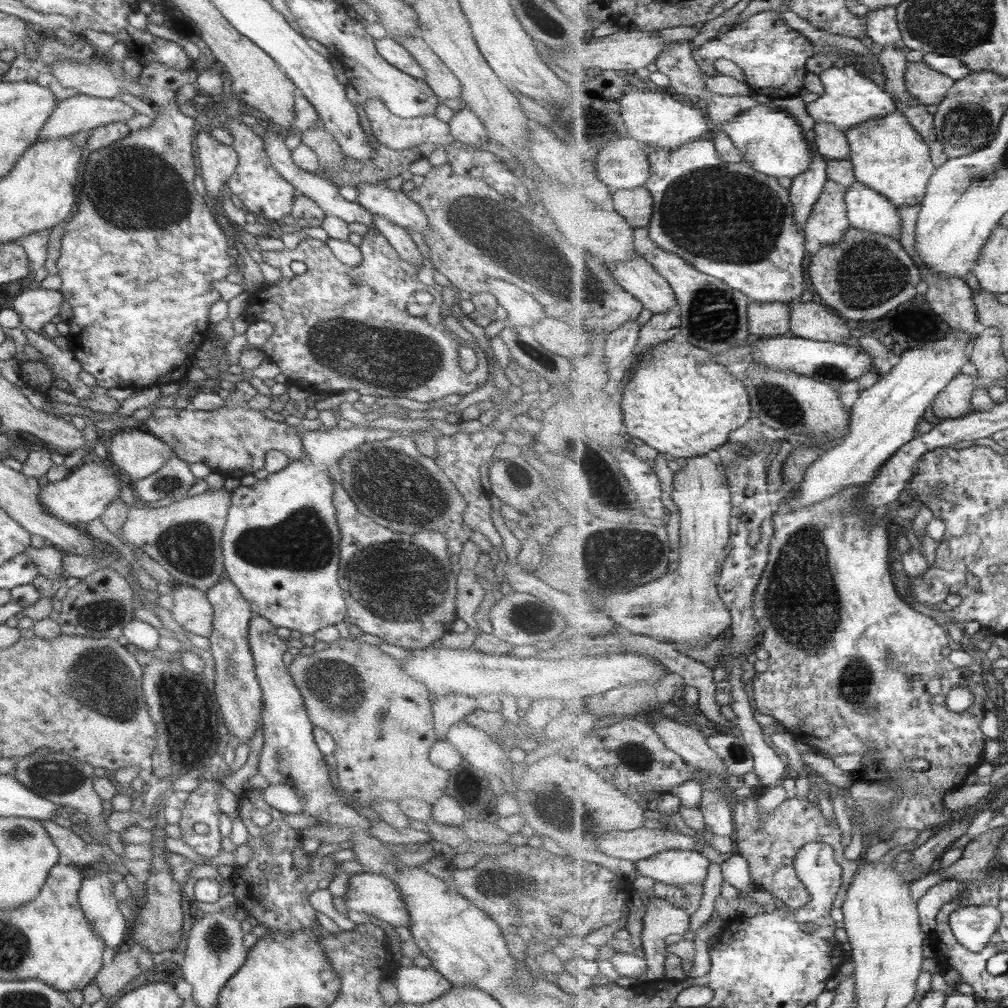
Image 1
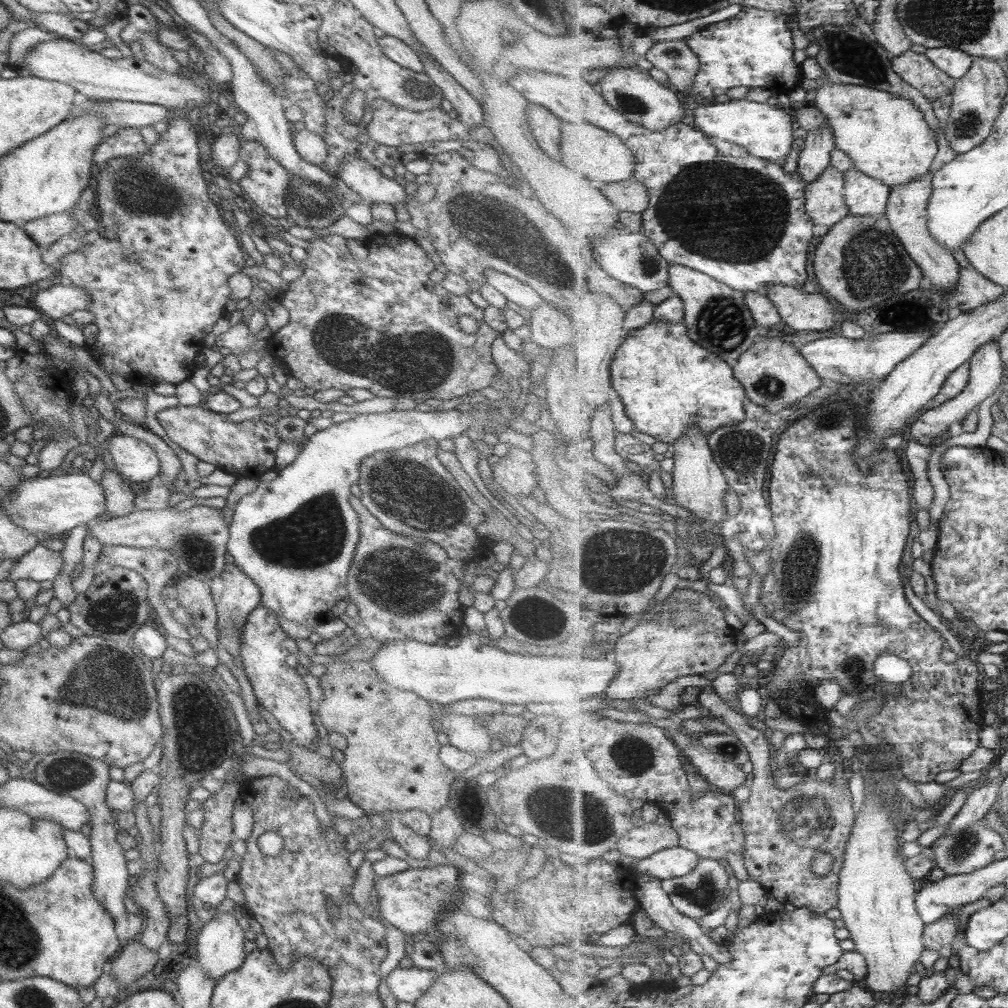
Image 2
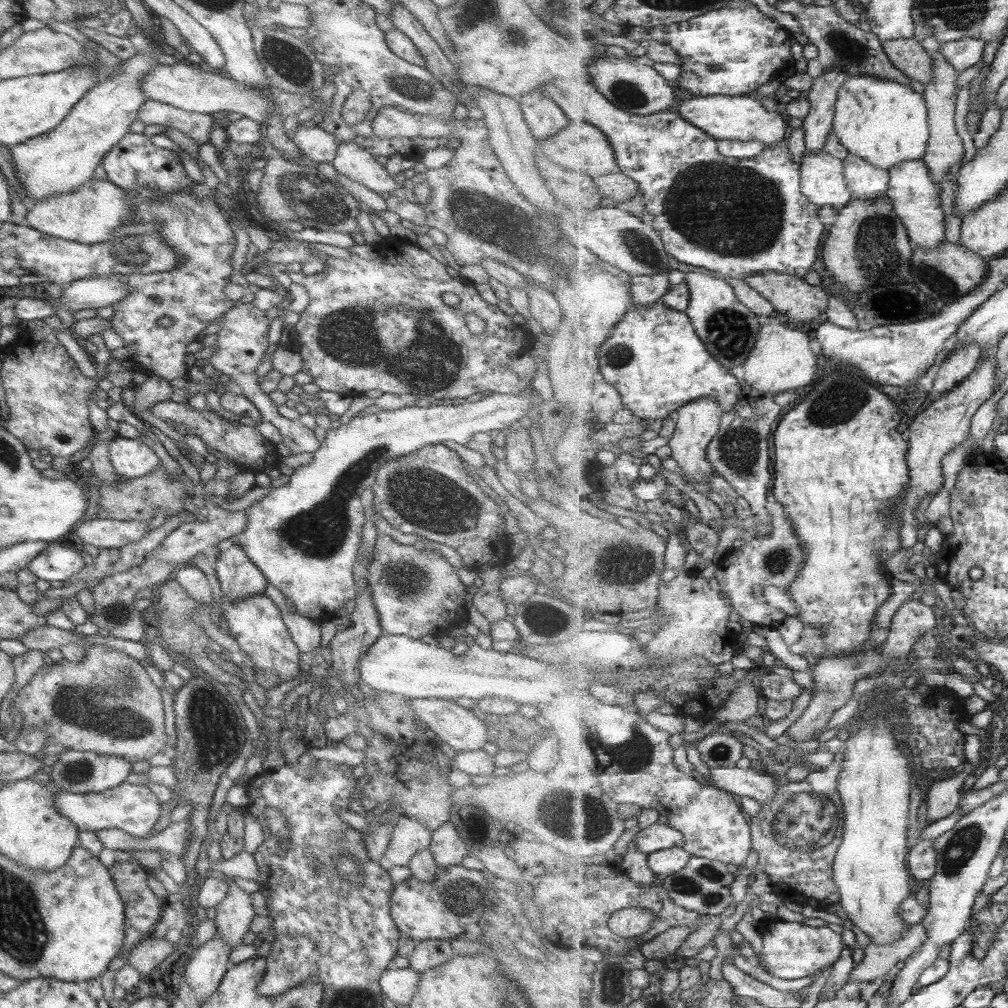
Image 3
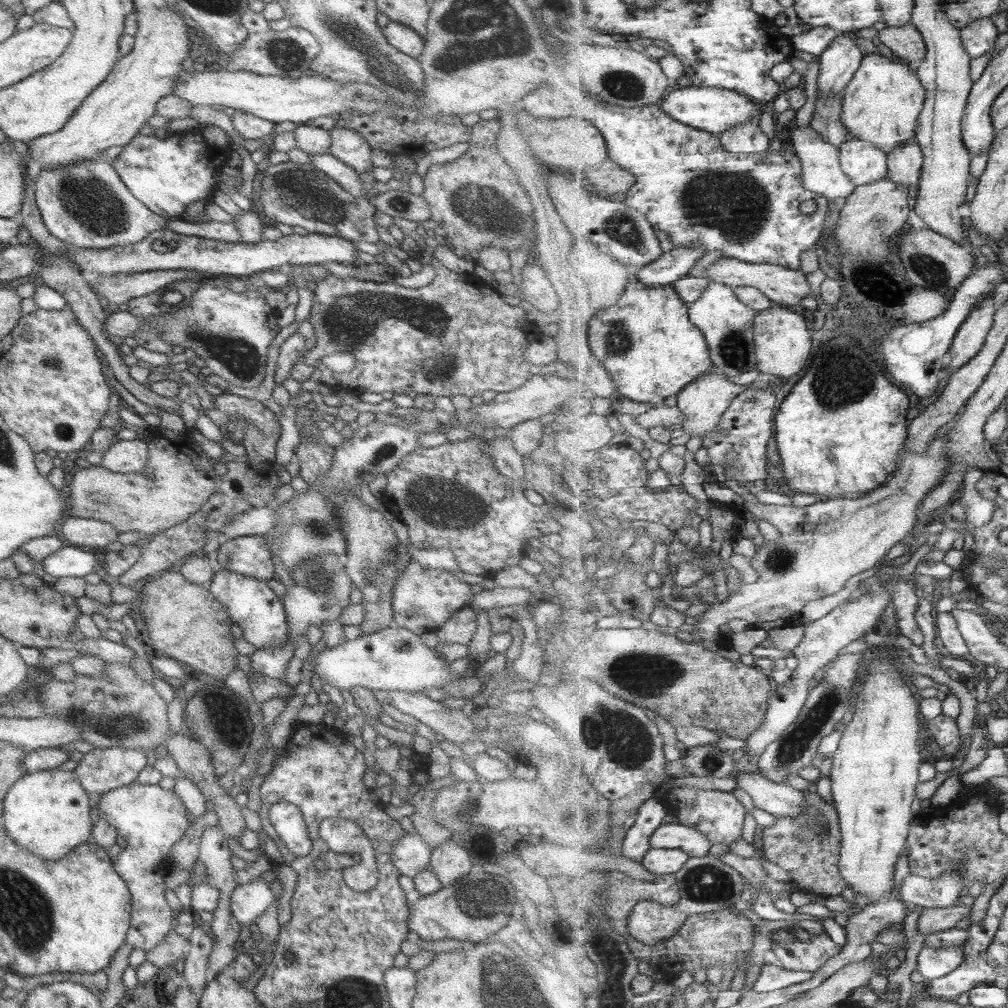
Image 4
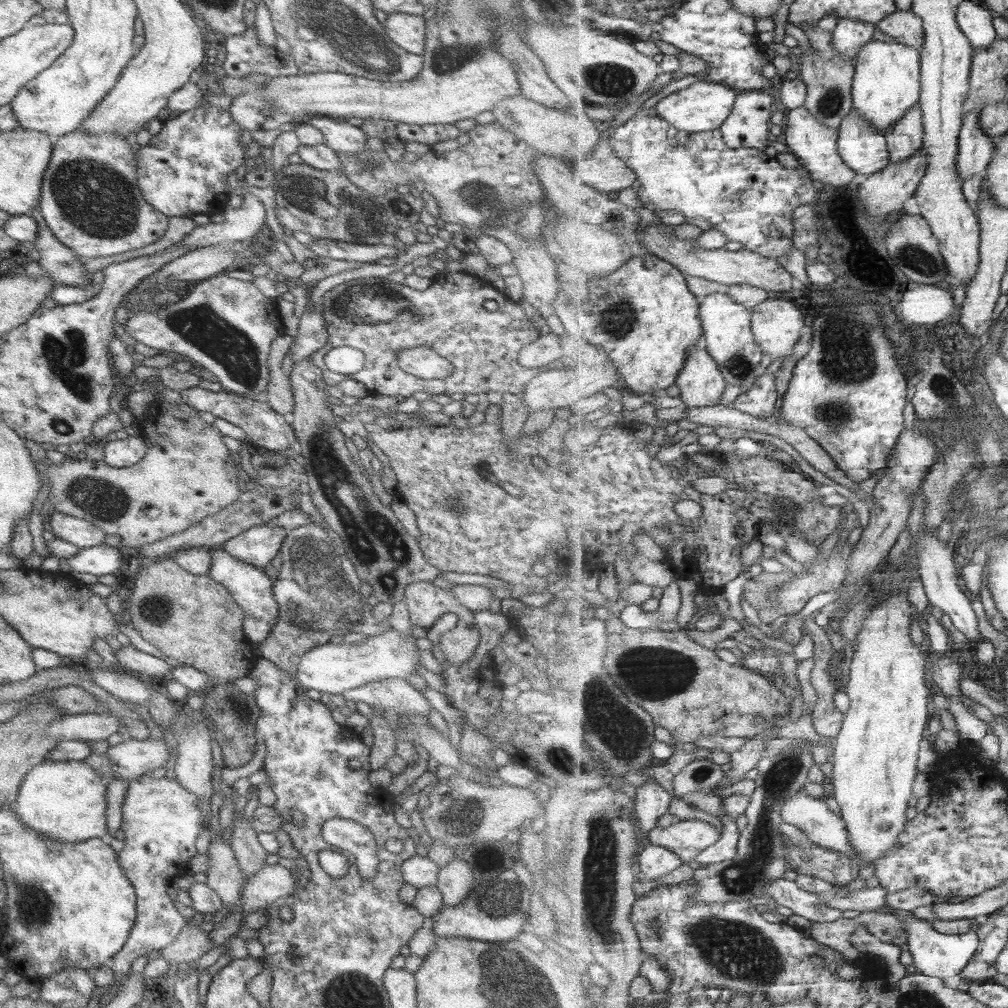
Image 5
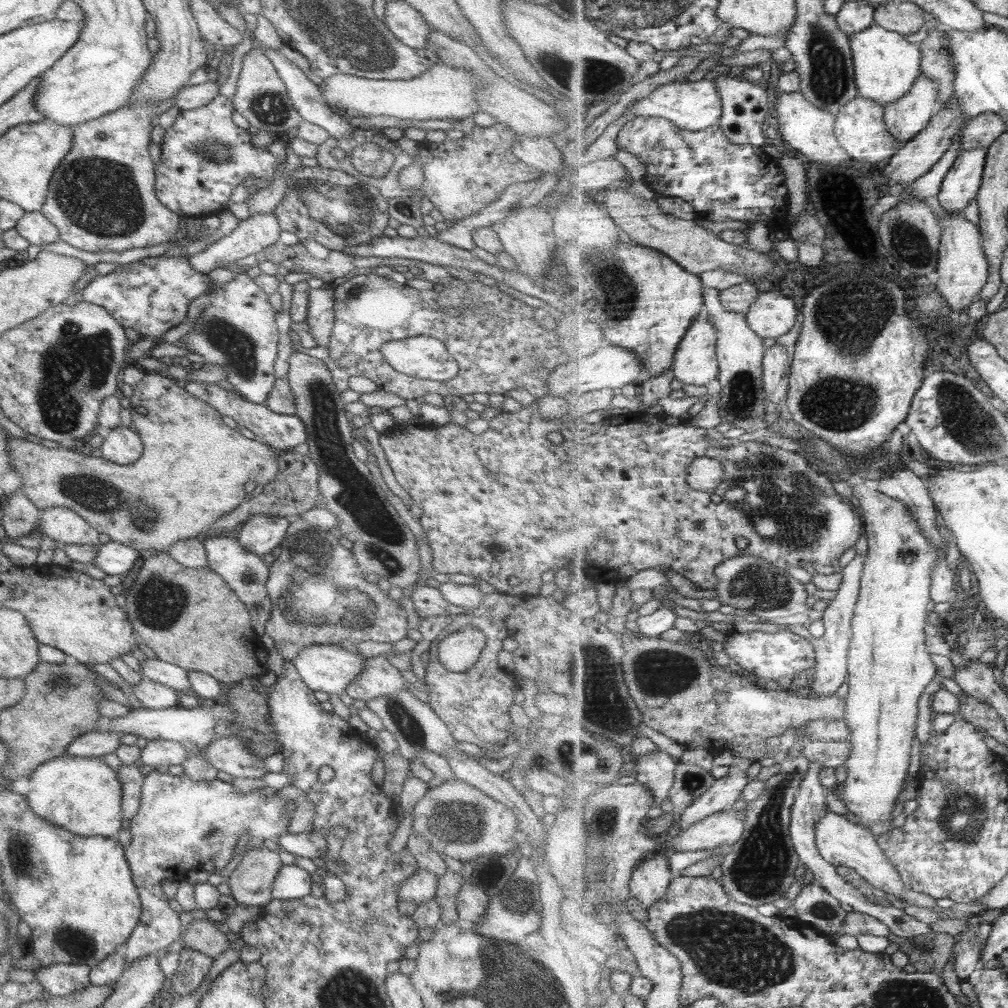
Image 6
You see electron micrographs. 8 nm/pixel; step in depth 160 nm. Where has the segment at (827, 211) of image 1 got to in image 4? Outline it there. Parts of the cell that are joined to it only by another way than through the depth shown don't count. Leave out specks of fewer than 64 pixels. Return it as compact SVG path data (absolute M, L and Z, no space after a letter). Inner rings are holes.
M811 124L806 127L795 127L791 132L793 152L798 156L802 165L803 184L807 190L826 196L829 200L847 198L858 187L851 177L843 170L840 161L840 148L827 142L824 136L815 130Z

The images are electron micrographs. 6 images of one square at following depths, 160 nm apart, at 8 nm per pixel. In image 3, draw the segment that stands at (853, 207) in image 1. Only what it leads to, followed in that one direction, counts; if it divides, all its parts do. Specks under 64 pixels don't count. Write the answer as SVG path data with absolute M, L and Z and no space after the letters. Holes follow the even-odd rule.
M849 153L844 162L844 177L855 199L885 197L890 189L890 172L871 164L866 158Z

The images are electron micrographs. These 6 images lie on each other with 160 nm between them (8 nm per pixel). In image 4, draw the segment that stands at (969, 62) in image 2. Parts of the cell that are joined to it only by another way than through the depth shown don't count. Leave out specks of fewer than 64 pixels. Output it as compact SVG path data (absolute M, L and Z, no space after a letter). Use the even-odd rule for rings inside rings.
M994 17L980 18L961 29L963 44L971 58L979 58L995 48L999 30L993 21Z

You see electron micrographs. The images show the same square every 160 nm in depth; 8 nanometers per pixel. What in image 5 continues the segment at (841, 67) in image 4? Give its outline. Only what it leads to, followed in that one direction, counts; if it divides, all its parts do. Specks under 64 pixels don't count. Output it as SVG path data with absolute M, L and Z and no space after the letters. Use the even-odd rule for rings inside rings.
M839 19L832 33L836 49L855 64L859 51L873 40L873 32L873 23L857 19Z

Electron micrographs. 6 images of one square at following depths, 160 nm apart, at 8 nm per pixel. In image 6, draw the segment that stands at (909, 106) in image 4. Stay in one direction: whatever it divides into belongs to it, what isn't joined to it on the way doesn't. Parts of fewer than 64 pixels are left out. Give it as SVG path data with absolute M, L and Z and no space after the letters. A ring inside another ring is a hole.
M876 22L872 27L850 36L858 95L887 106L905 98L913 90L914 82L922 73L919 45L903 38L903 34L887 30Z

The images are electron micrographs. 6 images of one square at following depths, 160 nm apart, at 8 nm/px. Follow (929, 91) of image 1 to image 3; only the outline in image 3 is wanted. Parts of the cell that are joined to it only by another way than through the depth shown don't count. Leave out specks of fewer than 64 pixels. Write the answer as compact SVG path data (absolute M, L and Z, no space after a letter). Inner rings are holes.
M898 38L882 41L888 57L909 78L927 86L934 81L934 58L913 38Z

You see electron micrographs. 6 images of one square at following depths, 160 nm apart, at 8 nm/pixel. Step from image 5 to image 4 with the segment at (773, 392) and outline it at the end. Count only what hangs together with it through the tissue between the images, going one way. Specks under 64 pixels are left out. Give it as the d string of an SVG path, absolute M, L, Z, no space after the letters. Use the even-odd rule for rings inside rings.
M750 388L739 393L739 396L734 398L730 408L724 414L717 430L705 434L702 438L702 446L707 448L710 464L722 465L729 451L736 453L736 461L730 462L727 466L741 468L742 473L741 475L738 474L735 480L747 485L751 491L755 491L753 480L765 480L767 478L767 472L765 472L767 458L765 458L765 454L767 454L769 440L773 436L775 437L776 416L779 409L777 396L772 390Z

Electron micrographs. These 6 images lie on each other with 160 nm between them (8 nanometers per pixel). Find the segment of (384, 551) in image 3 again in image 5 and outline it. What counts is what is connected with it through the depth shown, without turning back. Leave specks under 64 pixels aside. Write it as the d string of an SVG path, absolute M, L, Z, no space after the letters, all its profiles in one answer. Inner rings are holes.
M431 581L408 584L401 601L406 604L411 626L428 629L440 615L447 613L469 626L474 620L473 613L453 598L451 590L437 588Z

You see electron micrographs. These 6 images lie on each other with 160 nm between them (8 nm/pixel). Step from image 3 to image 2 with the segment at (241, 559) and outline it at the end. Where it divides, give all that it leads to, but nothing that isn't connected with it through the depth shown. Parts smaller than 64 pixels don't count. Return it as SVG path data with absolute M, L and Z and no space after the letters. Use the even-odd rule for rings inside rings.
M226 564L221 574L214 576L210 581L210 594L216 610L219 647L224 648L231 655L235 664L240 666L238 658L239 635L243 629L242 626L246 621L247 614L259 606L259 590L255 588L253 581L248 579L233 564Z

